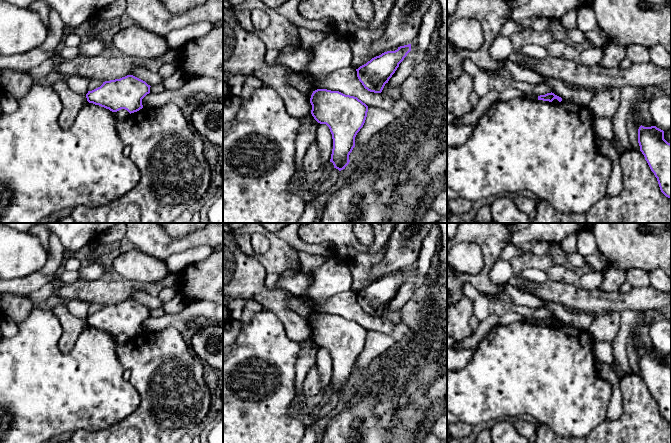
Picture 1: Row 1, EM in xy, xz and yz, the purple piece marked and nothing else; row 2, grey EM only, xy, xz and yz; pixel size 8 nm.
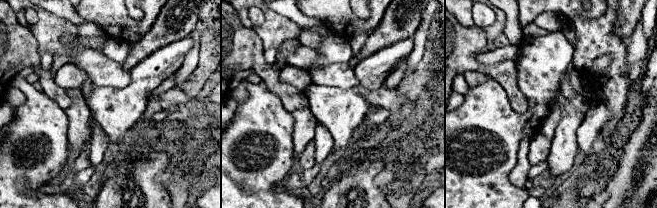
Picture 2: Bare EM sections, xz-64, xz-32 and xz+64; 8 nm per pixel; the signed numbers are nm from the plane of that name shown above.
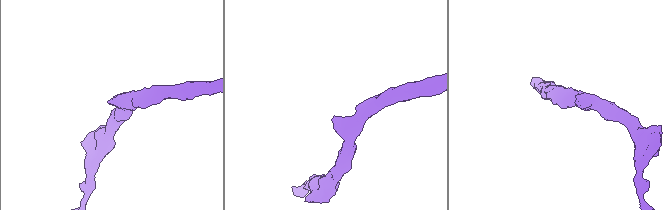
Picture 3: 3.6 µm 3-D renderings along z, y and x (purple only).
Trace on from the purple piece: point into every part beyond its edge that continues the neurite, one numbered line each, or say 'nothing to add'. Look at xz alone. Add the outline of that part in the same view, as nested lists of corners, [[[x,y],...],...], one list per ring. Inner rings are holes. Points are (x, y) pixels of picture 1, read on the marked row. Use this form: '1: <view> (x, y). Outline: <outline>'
nothing to add

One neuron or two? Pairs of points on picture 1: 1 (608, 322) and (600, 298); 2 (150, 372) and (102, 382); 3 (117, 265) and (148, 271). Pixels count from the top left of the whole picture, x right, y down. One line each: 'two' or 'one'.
1: two
2: two
3: one

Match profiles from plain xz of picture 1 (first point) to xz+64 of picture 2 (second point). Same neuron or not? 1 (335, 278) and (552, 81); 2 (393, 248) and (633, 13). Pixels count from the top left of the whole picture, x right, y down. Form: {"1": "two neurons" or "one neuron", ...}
{"1": "one neuron", "2": "one neuron"}

